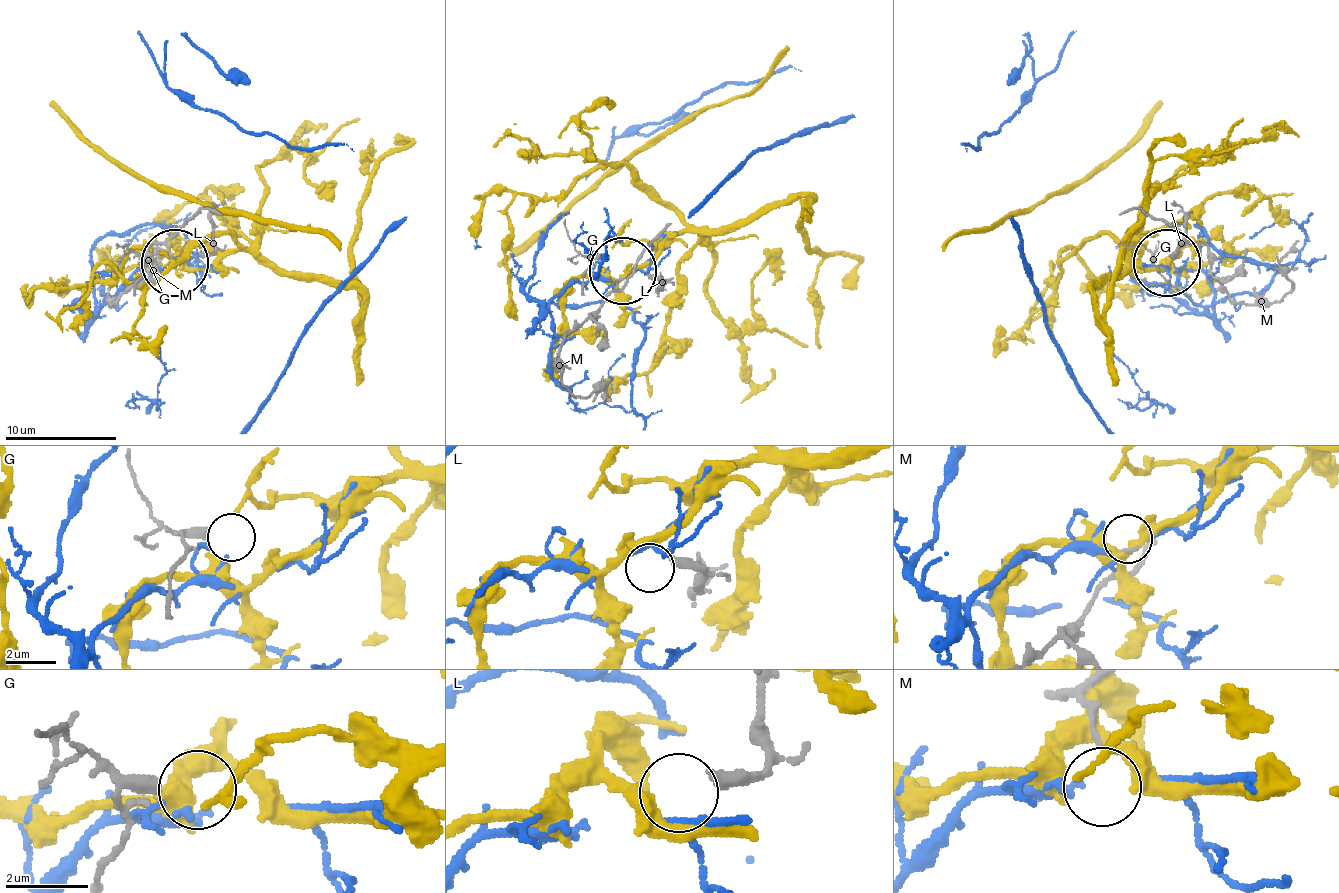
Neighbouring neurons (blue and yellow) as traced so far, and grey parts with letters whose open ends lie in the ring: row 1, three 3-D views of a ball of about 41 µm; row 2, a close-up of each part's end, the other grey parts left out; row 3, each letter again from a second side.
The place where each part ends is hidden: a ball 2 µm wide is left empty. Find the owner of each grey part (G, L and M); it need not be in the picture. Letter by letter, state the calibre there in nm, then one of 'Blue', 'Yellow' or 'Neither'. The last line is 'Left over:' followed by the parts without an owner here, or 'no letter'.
G: Thickness 280 nm. Neither
L: Thickness 360 nm. Neither
M: Thickness 140 nm. Neither
Left over: G, L, M

